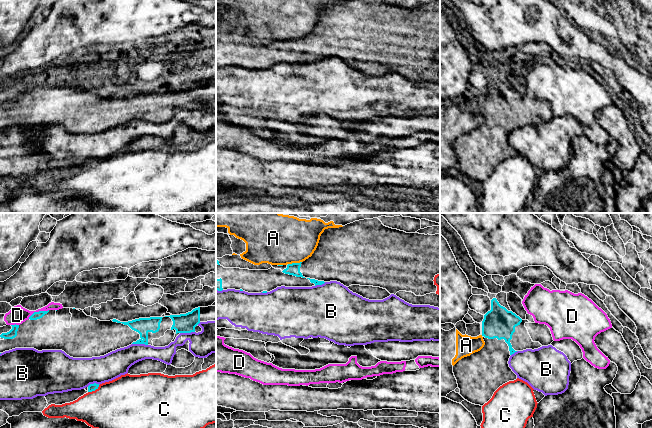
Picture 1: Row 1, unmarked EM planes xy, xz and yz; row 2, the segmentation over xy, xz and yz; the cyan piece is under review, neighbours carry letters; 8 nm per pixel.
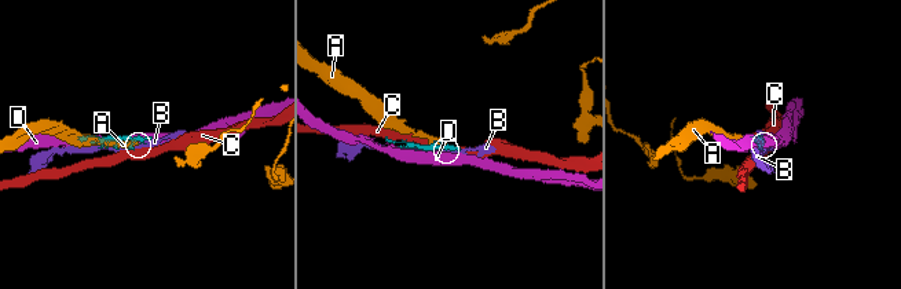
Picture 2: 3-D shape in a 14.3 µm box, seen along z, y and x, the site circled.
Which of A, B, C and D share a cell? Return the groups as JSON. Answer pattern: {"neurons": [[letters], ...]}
{"neurons": [["A", "B"], ["C"], ["D"]]}

